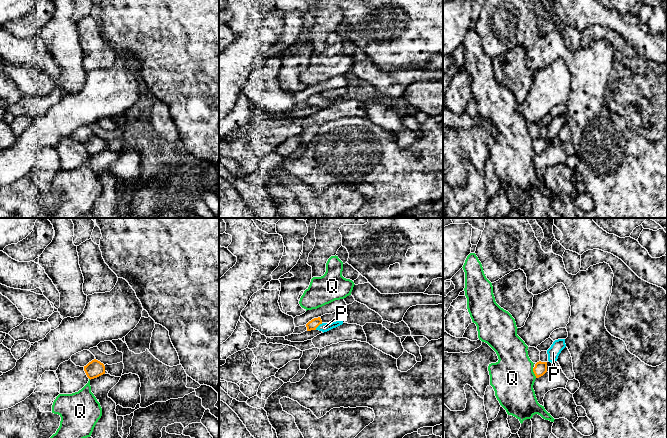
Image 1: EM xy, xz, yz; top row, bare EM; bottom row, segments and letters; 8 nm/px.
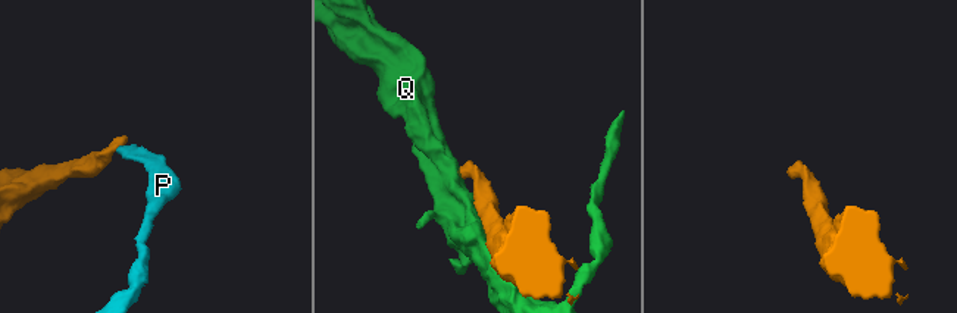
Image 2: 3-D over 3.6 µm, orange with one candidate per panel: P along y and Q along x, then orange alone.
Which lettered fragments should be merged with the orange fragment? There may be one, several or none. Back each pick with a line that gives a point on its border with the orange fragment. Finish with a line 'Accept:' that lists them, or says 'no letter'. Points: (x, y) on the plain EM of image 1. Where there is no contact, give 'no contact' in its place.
P: contact xz (318, 101)
Accept: P

